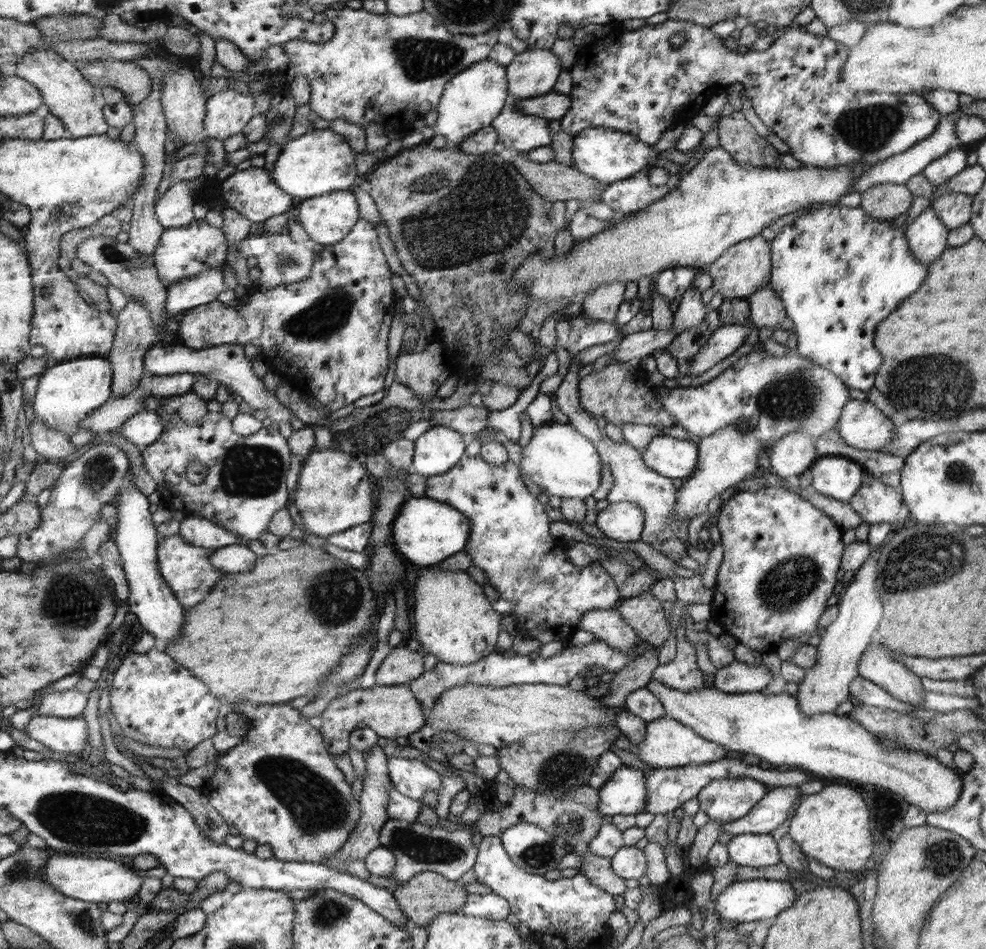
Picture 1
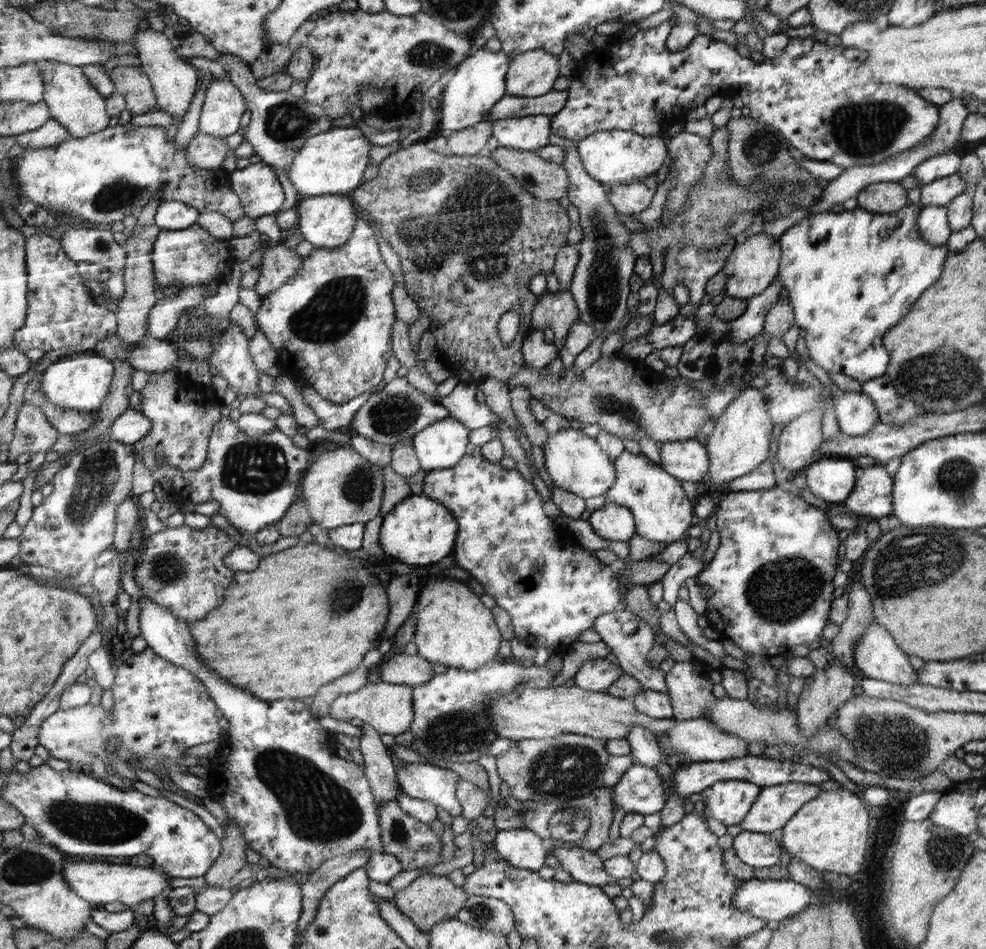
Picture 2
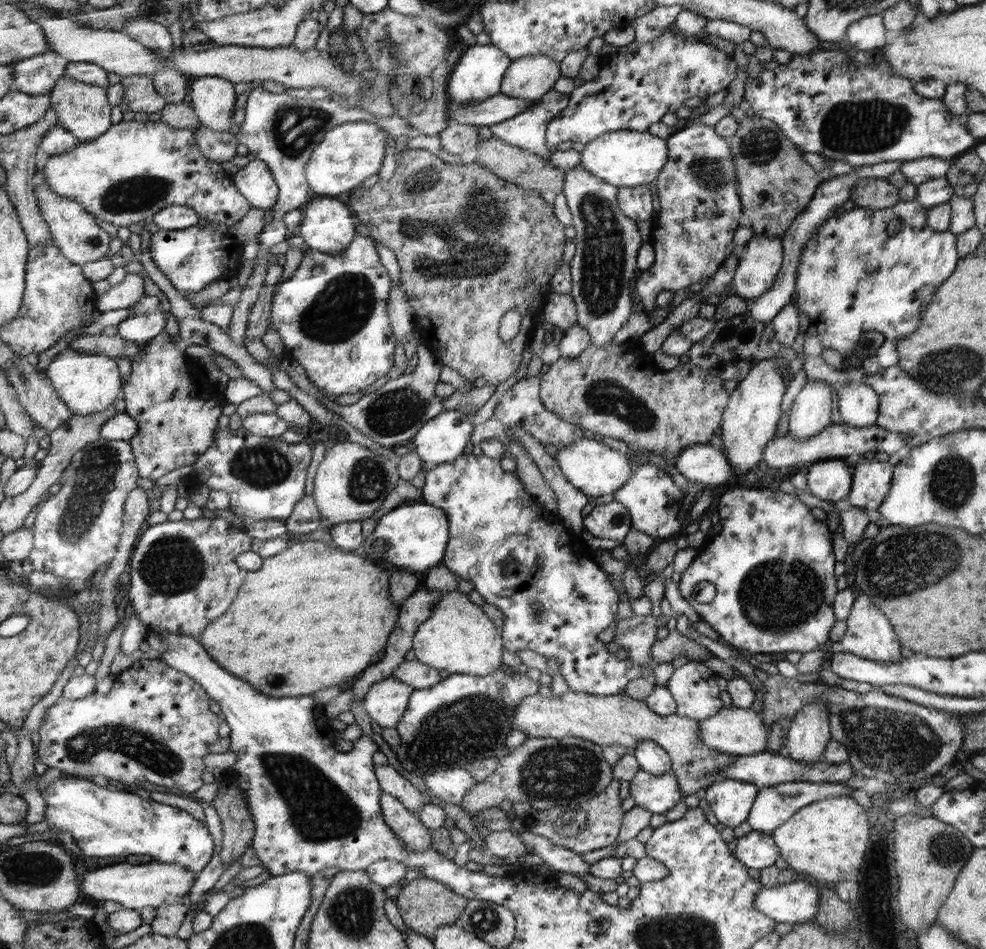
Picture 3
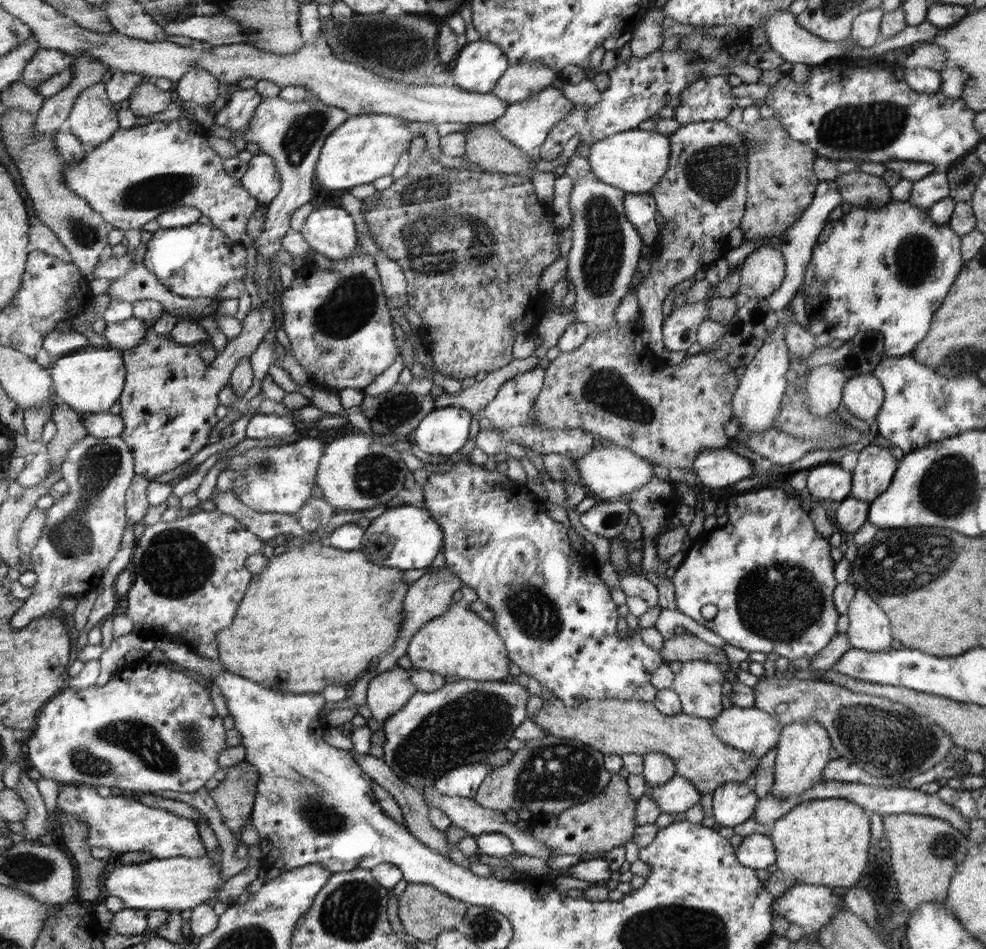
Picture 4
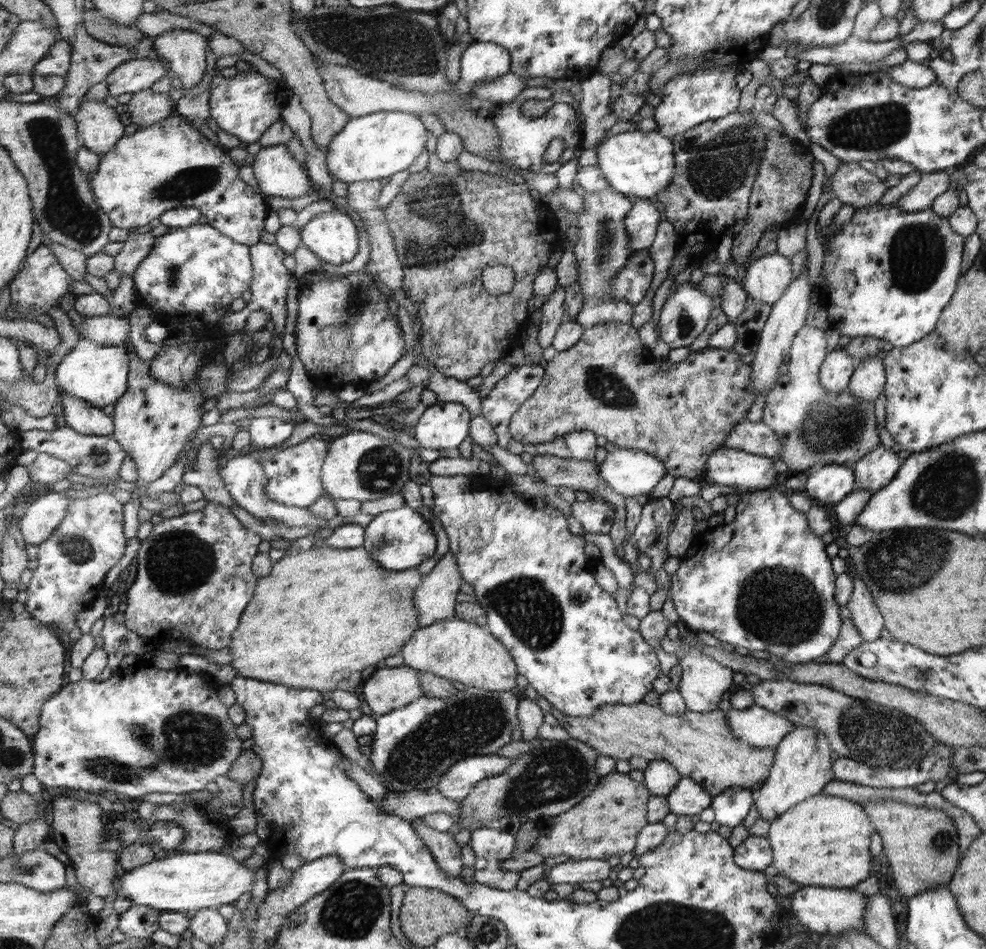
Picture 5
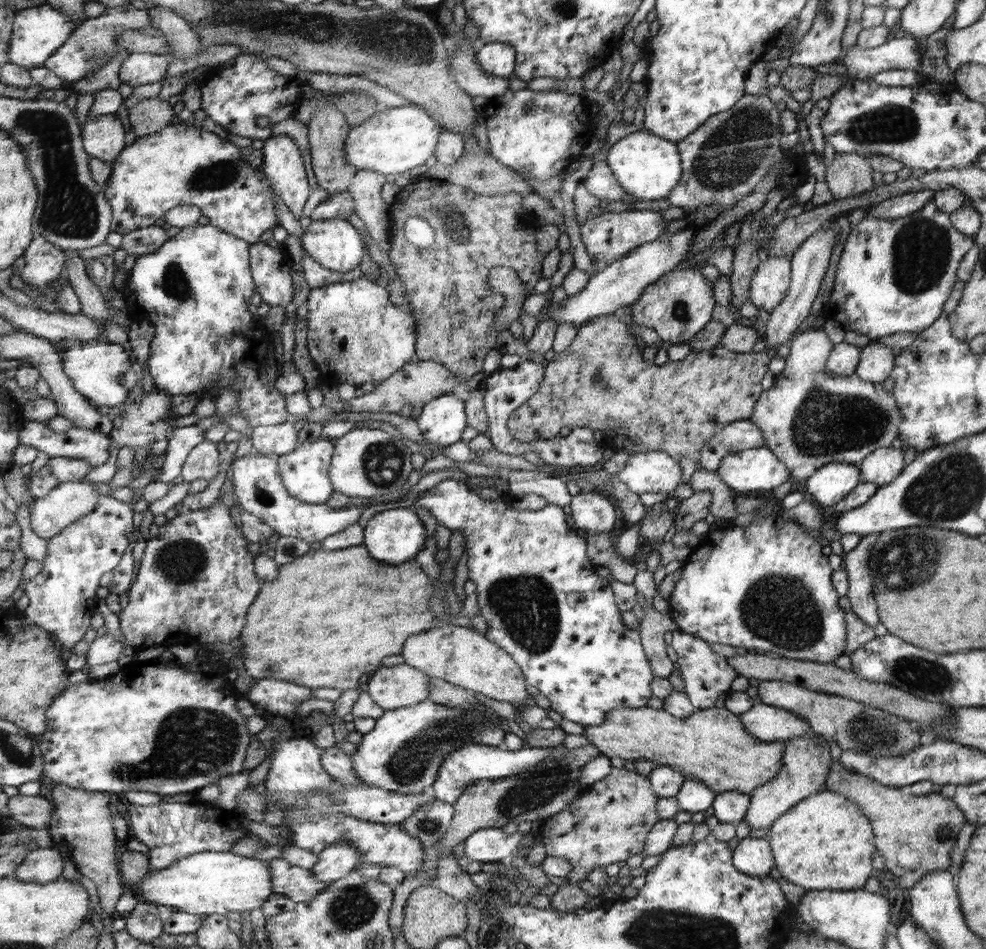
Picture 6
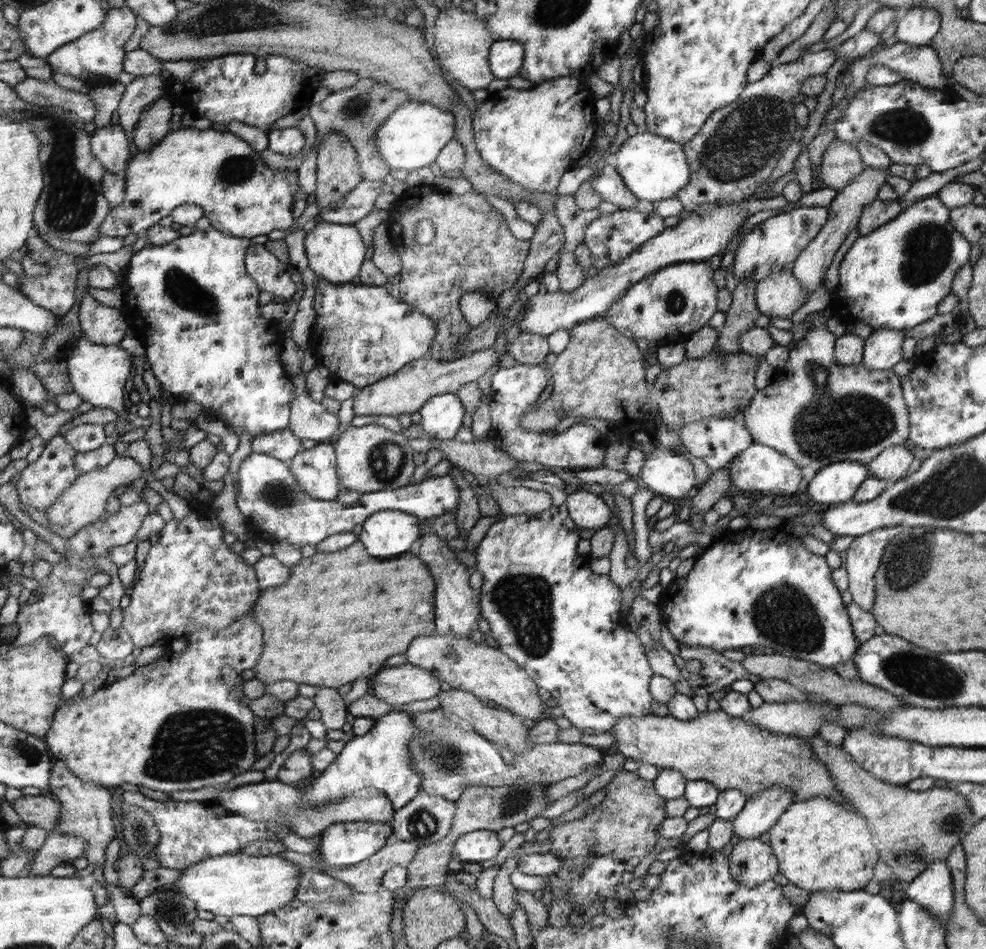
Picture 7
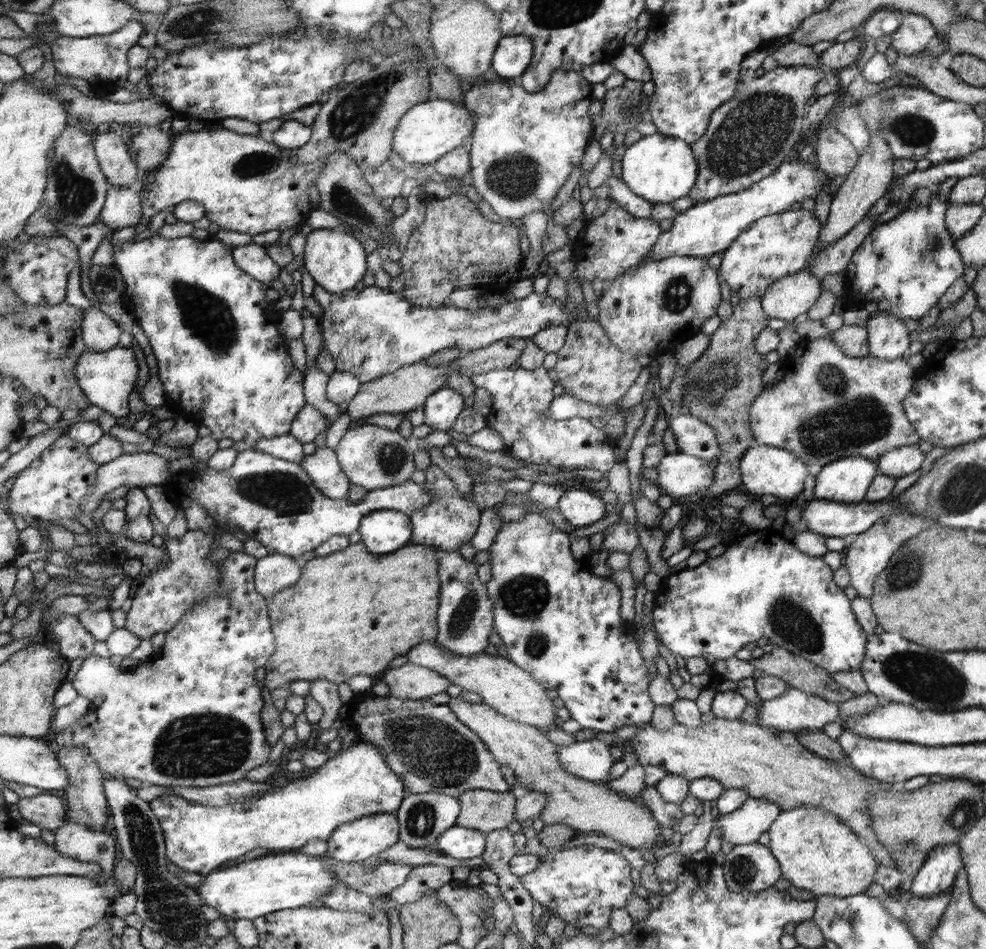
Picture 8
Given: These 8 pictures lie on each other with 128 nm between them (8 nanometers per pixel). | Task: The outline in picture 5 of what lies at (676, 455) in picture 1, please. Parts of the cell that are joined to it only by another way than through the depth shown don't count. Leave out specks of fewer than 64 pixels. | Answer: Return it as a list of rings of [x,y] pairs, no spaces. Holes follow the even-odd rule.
[[[723,447],[710,455],[703,477],[707,483],[737,487],[738,491],[768,489],[776,480],[772,459]]]

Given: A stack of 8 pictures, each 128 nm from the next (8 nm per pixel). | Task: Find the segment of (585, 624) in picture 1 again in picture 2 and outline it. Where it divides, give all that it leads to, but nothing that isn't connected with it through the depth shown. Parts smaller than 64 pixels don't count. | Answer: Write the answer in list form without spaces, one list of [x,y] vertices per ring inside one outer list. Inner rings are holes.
[[[622,608],[600,615],[595,622],[595,630],[600,634],[602,642],[610,648],[610,653],[616,656],[617,664],[625,674],[636,678],[643,688],[669,695],[664,672],[660,668],[649,666],[646,661],[648,652],[656,645],[654,628],[646,620],[638,618],[627,608]]]

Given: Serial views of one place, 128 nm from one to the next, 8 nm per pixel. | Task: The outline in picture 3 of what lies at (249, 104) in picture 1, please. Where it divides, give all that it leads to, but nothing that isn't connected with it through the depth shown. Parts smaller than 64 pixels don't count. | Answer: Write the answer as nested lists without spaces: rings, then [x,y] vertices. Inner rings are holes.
[[[202,76],[190,80],[188,104],[196,112],[202,127],[214,132],[229,132],[234,116],[232,110],[239,101],[234,83],[223,78]]]

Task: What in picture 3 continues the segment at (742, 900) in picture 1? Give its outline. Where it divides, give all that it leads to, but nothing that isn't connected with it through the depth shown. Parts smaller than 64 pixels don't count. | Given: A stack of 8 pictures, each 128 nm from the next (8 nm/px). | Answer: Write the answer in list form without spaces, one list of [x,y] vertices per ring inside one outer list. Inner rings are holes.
[[[796,880],[758,891],[756,906],[766,916],[786,924],[805,924],[817,918],[821,892],[809,881]]]

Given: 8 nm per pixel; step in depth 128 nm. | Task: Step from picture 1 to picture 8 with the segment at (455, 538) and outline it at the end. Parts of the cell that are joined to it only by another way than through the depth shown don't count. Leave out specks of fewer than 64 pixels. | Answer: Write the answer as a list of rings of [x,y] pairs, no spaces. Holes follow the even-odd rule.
[[[377,510],[361,520],[361,541],[370,552],[390,554],[412,542],[413,521],[409,513]]]

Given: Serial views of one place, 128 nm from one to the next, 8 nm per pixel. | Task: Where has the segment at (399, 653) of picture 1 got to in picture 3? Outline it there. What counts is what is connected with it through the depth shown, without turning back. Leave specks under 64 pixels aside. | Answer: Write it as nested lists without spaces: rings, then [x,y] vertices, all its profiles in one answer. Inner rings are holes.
[[[410,660],[402,662],[393,671],[391,675],[398,681],[409,685],[413,690],[423,690],[434,687],[440,680],[440,671],[431,668],[429,665],[423,664],[418,660]]]

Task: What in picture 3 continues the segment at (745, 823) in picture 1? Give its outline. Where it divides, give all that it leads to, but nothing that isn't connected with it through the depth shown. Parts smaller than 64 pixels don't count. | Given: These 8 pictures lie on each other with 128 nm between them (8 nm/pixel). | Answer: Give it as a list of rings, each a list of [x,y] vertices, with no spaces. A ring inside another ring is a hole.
[[[784,782],[783,784],[762,788],[757,793],[756,802],[749,812],[748,821],[754,830],[773,833],[780,828],[797,810],[804,805],[812,804],[834,796],[850,796],[853,789],[843,786],[842,783],[812,783],[812,782]]]

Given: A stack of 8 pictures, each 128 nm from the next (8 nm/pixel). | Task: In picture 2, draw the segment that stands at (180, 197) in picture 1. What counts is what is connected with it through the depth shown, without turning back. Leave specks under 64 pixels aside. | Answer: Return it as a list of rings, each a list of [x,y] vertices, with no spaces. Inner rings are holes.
[[[166,200],[158,206],[155,223],[161,230],[179,230],[193,227],[198,210],[192,205],[176,200]]]

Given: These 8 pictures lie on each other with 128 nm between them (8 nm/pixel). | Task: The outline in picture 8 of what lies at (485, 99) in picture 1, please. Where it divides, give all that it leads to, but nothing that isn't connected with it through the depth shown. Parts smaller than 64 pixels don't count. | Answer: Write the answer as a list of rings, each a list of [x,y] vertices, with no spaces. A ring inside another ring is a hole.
[[[504,36],[497,54],[493,55],[492,70],[502,79],[517,81],[533,62],[535,45],[528,36]]]

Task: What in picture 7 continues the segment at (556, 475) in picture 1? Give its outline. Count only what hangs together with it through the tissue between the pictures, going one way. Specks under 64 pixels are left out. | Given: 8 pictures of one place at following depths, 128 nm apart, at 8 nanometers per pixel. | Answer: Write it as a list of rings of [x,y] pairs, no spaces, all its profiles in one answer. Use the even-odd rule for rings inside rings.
[[[663,446],[644,455],[642,471],[635,479],[655,496],[678,503],[687,498],[690,489],[697,488],[694,464]]]

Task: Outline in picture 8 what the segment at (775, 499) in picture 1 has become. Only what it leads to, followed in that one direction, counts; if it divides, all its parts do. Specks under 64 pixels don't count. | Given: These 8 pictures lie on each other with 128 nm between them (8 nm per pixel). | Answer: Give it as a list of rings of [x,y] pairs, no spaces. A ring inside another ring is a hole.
[[[772,528],[762,531],[743,529],[741,532],[734,534],[733,542],[726,546],[722,555],[714,558],[708,557],[696,568],[682,569],[676,572],[674,578],[672,576],[666,577],[663,580],[663,586],[655,592],[652,615],[656,638],[670,649],[672,655],[681,656],[685,660],[692,657],[703,657],[708,664],[712,664],[716,660],[726,660],[734,657],[734,654],[742,648],[742,644],[746,644],[746,642],[756,643],[760,638],[768,638],[769,643],[776,645],[776,647],[789,649],[789,652],[792,652],[795,656],[812,661],[813,664],[816,664],[819,668],[824,668],[828,673],[850,670],[861,671],[861,665],[864,663],[869,643],[869,634],[862,628],[856,614],[853,612],[852,599],[848,598],[843,588],[840,588],[832,580],[832,568],[824,562],[823,558],[814,558],[814,556],[808,556],[808,554],[800,552],[794,546],[792,539],[786,538]]]

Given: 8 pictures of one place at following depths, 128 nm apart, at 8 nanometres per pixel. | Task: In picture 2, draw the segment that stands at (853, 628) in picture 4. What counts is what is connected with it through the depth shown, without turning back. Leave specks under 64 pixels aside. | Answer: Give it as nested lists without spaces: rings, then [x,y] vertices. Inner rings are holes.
[[[870,622],[866,634],[858,640],[854,654],[855,664],[865,678],[900,687],[918,683],[917,671],[911,666],[908,654],[896,642],[885,625]]]

